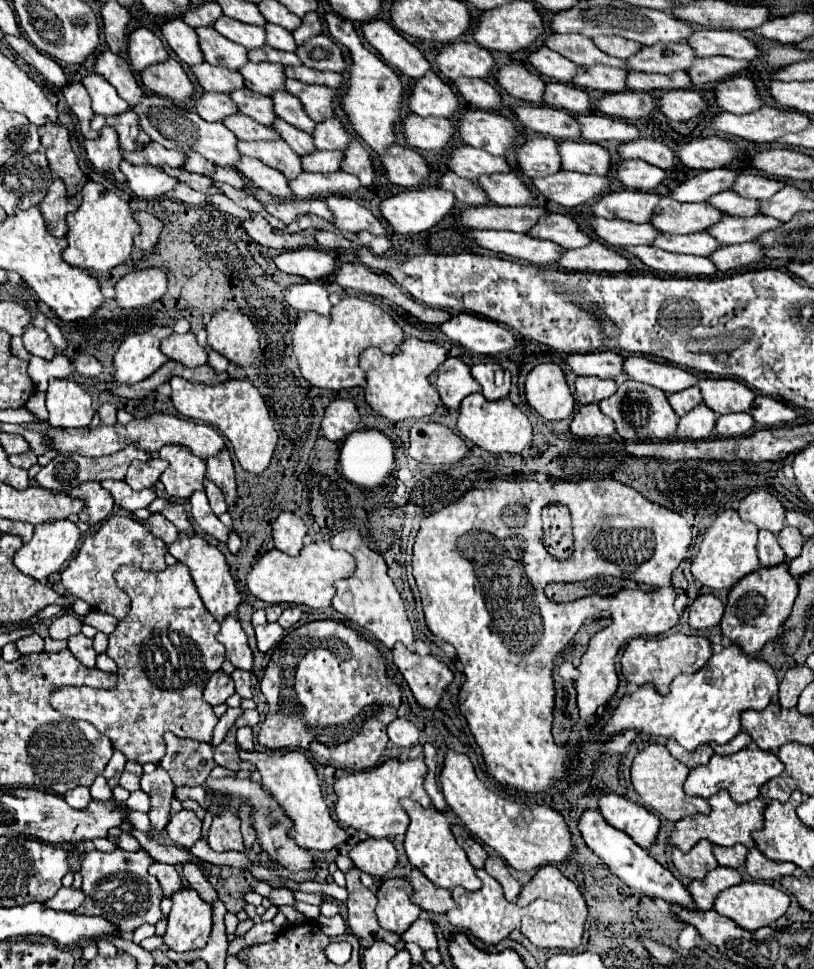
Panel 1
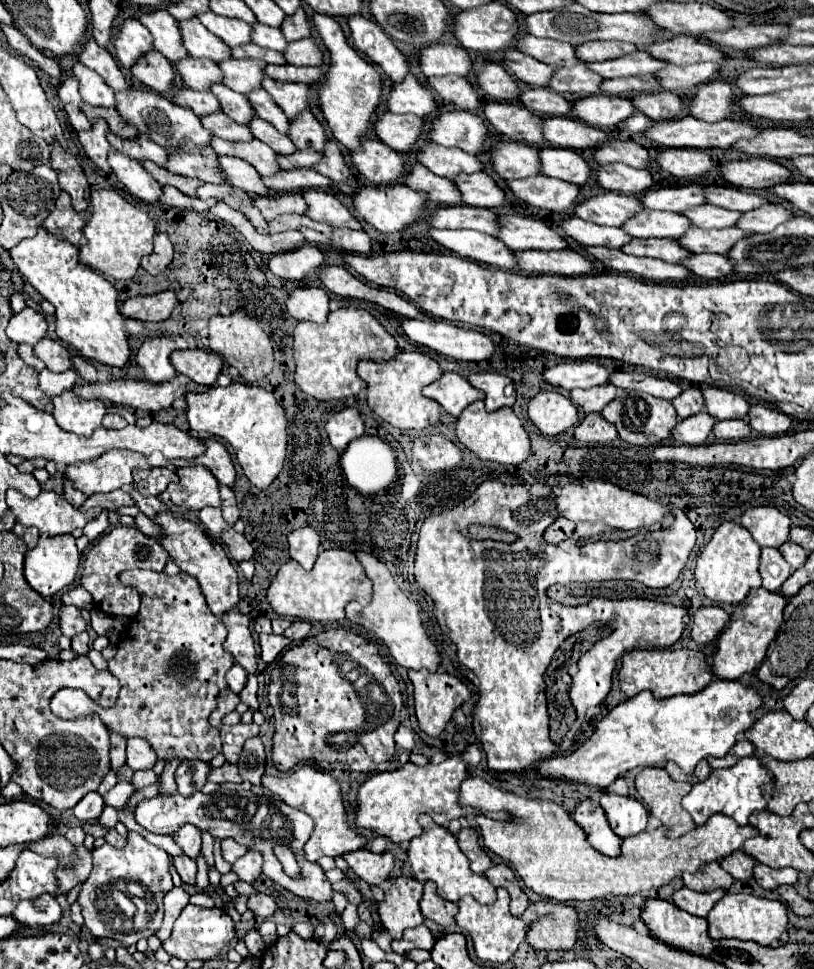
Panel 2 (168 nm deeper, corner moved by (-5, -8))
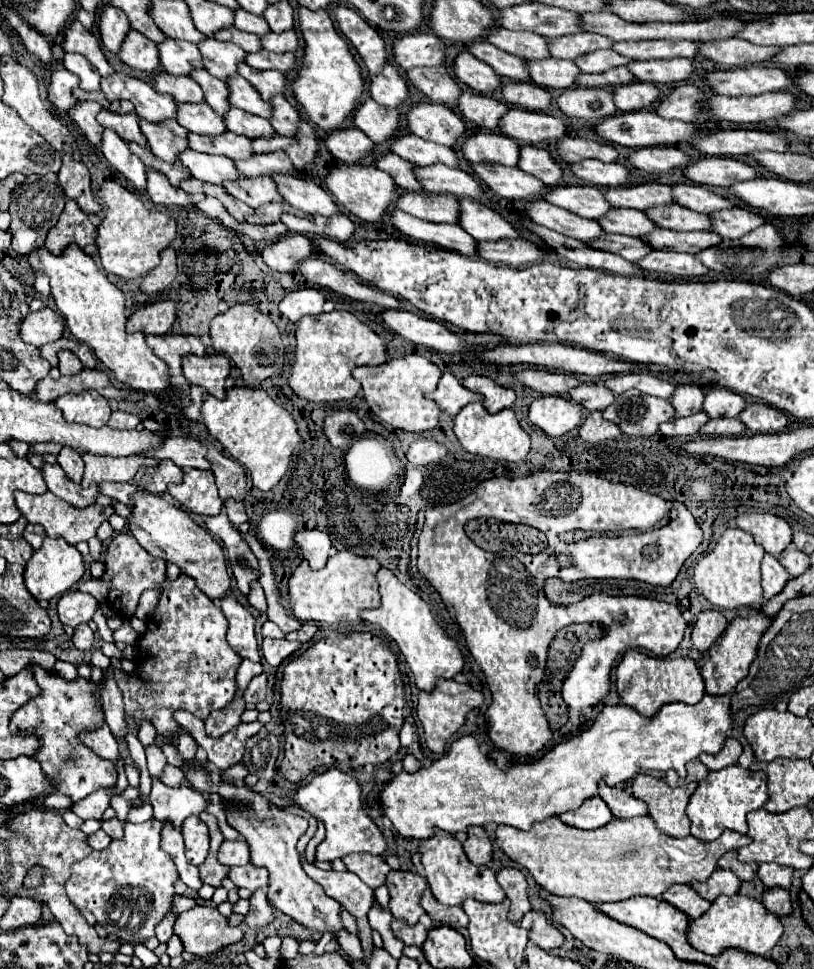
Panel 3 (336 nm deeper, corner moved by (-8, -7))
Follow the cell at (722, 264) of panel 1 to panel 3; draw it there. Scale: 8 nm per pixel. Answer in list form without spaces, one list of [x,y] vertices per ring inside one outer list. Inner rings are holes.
[[[651,251],[647,257],[635,263],[639,269],[669,273],[677,277],[701,277],[707,273],[707,267],[699,263],[695,255],[689,253],[669,253],[669,251]]]

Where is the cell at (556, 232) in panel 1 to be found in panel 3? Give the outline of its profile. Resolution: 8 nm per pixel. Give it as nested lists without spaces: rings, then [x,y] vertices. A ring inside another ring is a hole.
[[[457,199],[459,219],[457,225],[463,227],[477,241],[495,241],[499,237],[521,237],[499,213],[487,209],[473,199]]]

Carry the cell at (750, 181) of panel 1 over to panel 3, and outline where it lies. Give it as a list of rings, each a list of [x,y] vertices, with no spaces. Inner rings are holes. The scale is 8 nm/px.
[[[673,185],[671,187],[671,197],[677,205],[693,209],[697,213],[713,213],[715,209],[729,209],[733,207],[731,201],[711,193],[703,185]]]

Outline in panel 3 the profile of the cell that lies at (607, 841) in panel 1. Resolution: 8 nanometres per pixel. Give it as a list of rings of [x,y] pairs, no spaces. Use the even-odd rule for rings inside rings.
[[[595,795],[595,797],[587,799],[581,807],[561,813],[559,819],[577,829],[595,829],[595,827],[609,823],[613,819],[613,815],[609,813],[609,807],[605,805],[605,801]]]

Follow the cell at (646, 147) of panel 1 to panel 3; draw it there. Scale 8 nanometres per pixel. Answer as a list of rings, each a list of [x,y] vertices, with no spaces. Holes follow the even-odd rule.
[[[583,137],[559,139],[557,151],[565,163],[575,163],[575,161],[583,161],[583,159],[599,159],[605,163],[619,161],[619,151],[613,145],[601,145],[593,139],[583,139]]]

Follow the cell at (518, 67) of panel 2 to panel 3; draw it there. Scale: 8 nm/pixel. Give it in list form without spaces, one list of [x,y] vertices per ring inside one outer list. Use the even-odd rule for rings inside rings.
[[[473,41],[467,51],[487,63],[497,75],[501,77],[507,77],[507,79],[513,79],[513,81],[529,81],[527,77],[527,69],[523,65],[523,59],[521,57],[515,57],[515,55],[509,55],[501,49],[497,49],[495,45],[487,43],[487,41]]]

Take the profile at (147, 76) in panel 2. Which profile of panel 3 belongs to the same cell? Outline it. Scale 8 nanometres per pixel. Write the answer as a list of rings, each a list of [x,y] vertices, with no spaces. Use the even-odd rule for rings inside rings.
[[[131,29],[123,39],[123,45],[119,49],[119,59],[129,67],[147,73],[155,73],[159,69],[157,45],[147,37],[143,37],[141,33],[135,33],[135,29]]]

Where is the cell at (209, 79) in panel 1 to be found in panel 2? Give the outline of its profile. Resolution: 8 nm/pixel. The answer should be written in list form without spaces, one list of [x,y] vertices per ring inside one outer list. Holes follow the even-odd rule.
[[[184,58],[184,62],[174,64],[184,84],[198,92],[208,92],[212,84],[222,84],[224,74],[218,64],[198,58]]]

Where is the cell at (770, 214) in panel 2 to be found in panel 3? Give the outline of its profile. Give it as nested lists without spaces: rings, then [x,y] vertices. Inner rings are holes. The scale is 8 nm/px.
[[[739,207],[715,211],[709,215],[709,219],[711,219],[709,231],[717,233],[721,239],[739,239],[745,233],[759,227],[761,223],[765,223],[763,217],[759,217],[751,209],[739,209]]]

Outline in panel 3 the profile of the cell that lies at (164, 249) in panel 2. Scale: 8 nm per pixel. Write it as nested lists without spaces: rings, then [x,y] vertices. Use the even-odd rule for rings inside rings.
[[[167,247],[163,253],[161,253],[161,263],[157,269],[153,269],[151,273],[143,275],[141,279],[141,291],[145,295],[153,295],[153,293],[161,293],[165,291],[173,279],[177,277],[177,265],[175,265],[175,251],[171,247]]]

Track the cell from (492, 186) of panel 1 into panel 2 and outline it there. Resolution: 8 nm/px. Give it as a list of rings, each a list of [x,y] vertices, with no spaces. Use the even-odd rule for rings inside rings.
[[[486,172],[458,174],[454,178],[454,182],[456,182],[456,186],[460,186],[460,192],[464,194],[464,202],[468,206],[496,208],[508,200],[508,194]]]

